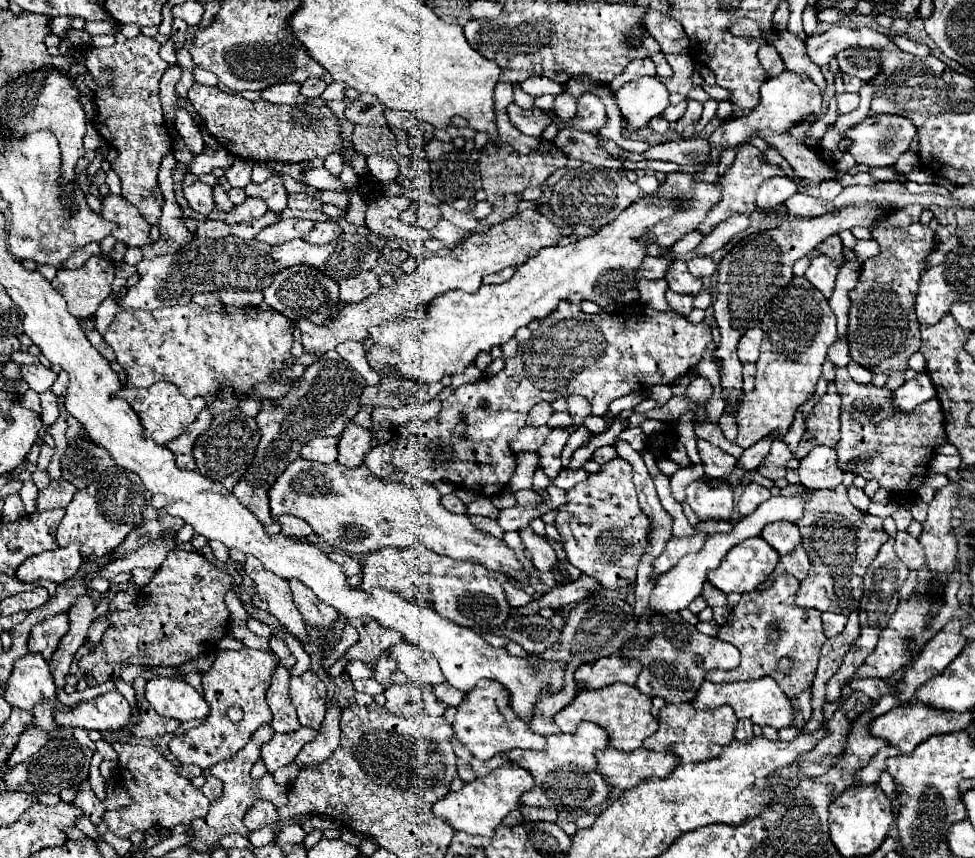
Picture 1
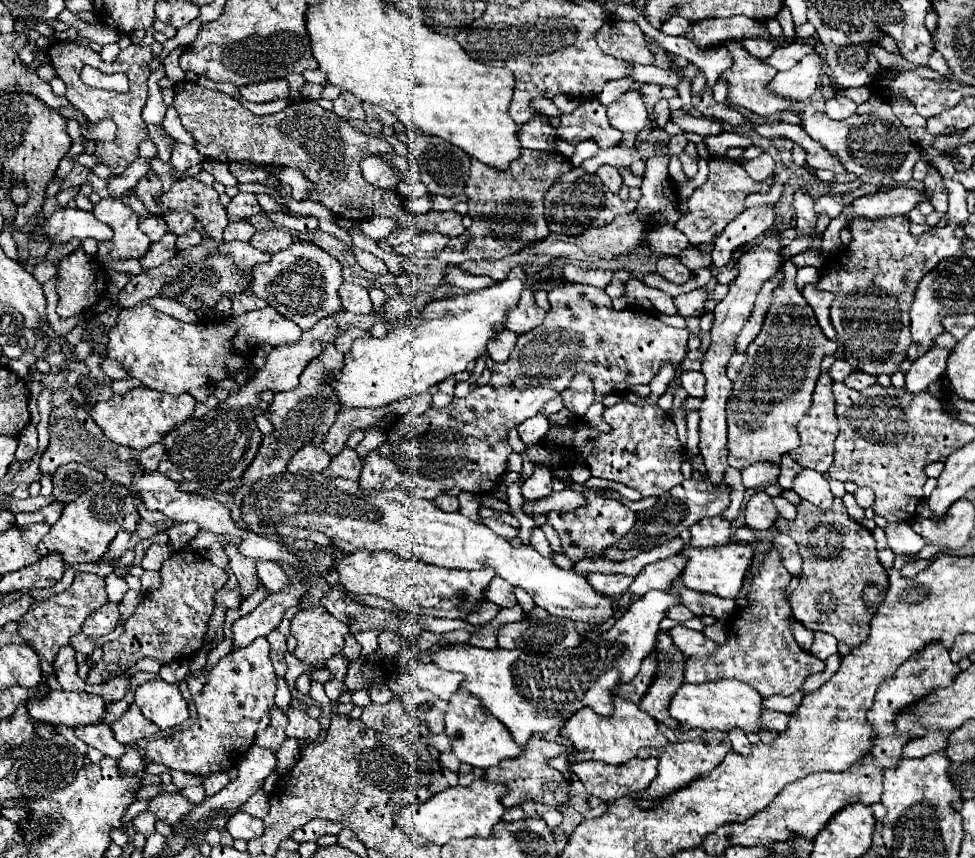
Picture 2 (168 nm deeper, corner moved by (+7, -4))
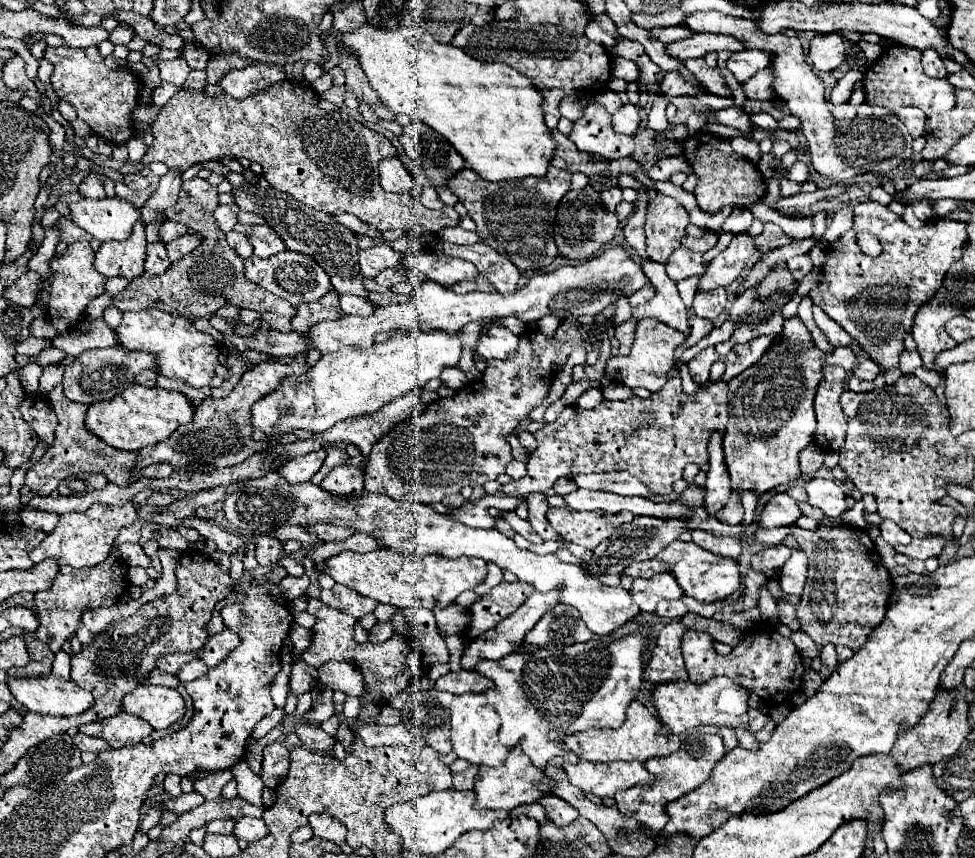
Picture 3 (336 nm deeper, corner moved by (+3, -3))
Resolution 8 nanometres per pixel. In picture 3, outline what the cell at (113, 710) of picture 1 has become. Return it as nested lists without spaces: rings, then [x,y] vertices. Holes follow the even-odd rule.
[[[14,675],[6,677],[14,699],[22,703],[28,711],[42,715],[78,715],[92,707],[94,699],[70,679],[44,675],[32,679],[20,679]]]

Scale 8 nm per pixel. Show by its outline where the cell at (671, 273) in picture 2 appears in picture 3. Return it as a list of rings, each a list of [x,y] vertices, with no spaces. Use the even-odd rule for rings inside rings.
[[[686,247],[676,249],[668,263],[666,263],[666,273],[672,281],[682,281],[694,275],[702,275],[706,271],[706,261],[702,255],[696,255],[694,251],[688,251]]]

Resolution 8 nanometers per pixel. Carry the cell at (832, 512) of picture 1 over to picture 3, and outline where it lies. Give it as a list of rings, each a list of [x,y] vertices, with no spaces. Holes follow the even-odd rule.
[[[840,519],[834,521],[834,527],[822,525],[818,531],[792,527],[792,535],[808,555],[808,579],[796,611],[802,621],[802,631],[816,645],[824,647],[832,643],[858,651],[872,633],[872,627],[880,625],[886,615],[892,595],[892,577],[866,531],[846,527]]]

